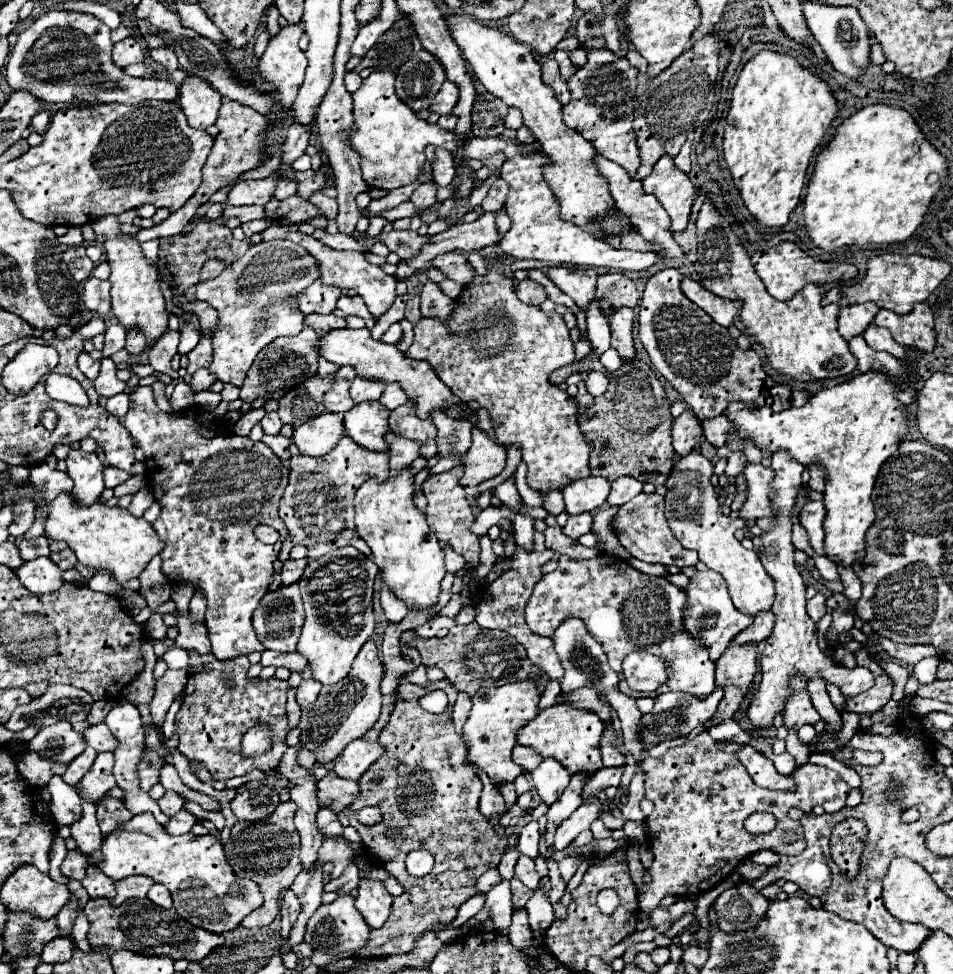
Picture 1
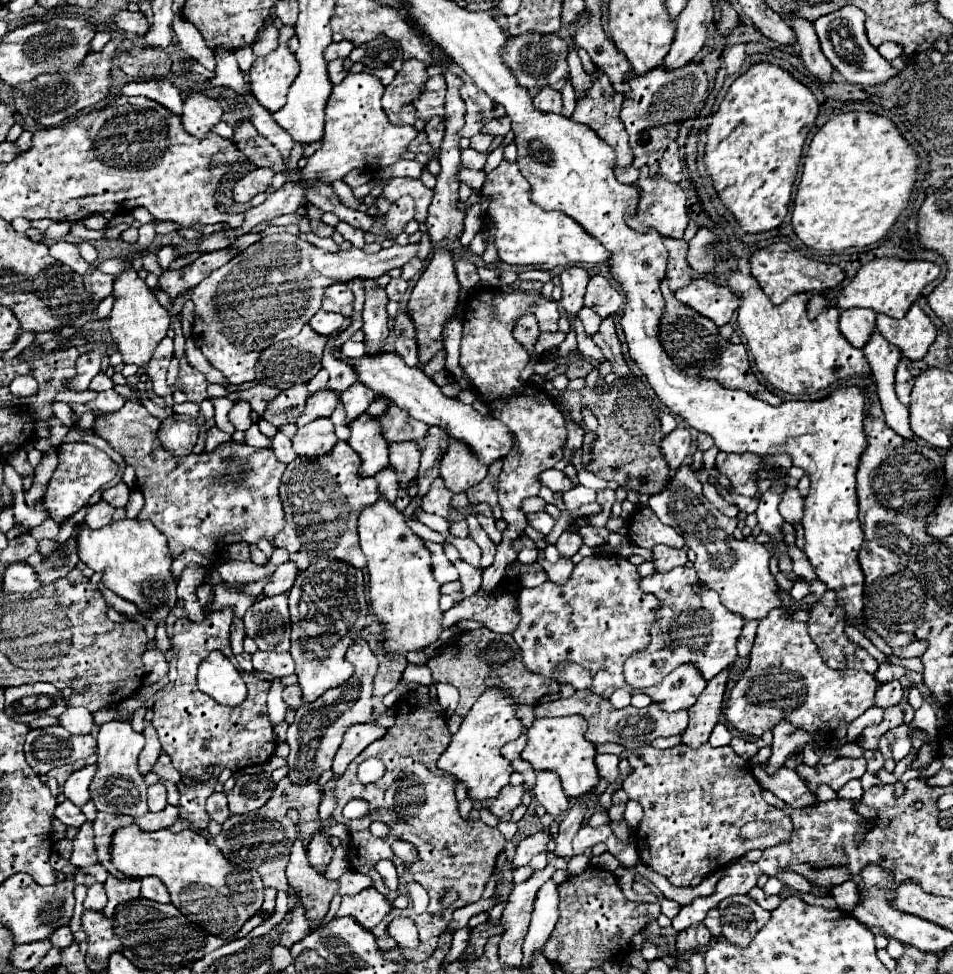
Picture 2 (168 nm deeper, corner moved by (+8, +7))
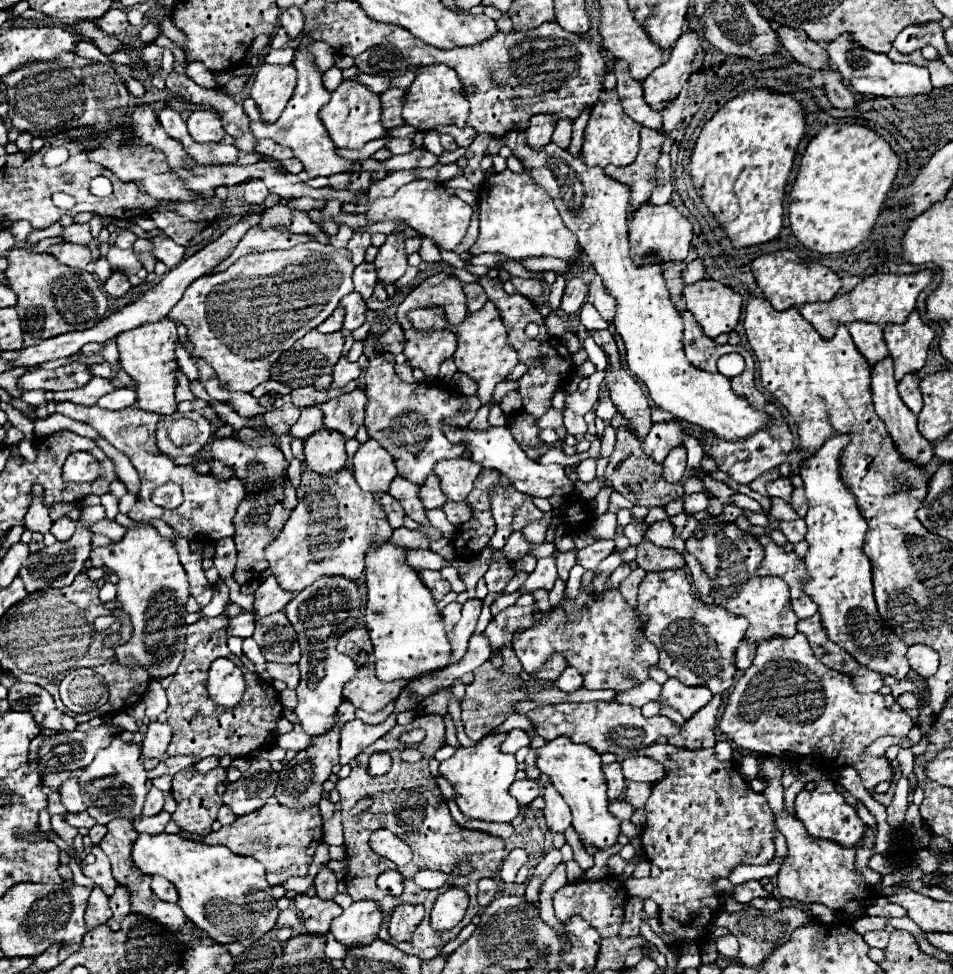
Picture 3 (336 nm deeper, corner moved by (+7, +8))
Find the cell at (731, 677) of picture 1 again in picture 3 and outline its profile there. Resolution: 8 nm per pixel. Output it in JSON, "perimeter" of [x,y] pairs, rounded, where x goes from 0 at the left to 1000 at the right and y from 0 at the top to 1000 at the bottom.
{"perimeter":[[[757,713],[748,715],[742,725],[729,731],[715,747],[712,754],[702,758],[702,764],[731,770],[731,768],[748,768],[750,766],[750,745],[752,731],[757,725]]]}

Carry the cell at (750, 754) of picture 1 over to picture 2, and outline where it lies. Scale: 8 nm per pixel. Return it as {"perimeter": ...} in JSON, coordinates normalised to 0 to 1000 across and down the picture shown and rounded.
{"perimeter":[[[789,785],[789,794],[800,808],[810,812],[814,818],[818,818],[825,826],[833,831],[858,826],[854,812],[850,812],[846,804],[837,798],[837,794],[827,787],[821,787],[814,796],[804,796],[802,785],[793,785],[793,787]]]}

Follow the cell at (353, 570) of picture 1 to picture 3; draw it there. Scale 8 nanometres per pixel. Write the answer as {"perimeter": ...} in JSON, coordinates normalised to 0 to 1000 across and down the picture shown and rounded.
{"perimeter":[[[335,591],[328,602],[312,610],[299,622],[299,630],[312,649],[316,665],[316,698],[312,702],[314,723],[310,727],[310,733],[314,735],[316,745],[324,756],[339,754],[349,747],[354,725],[360,719],[358,708],[362,700],[366,700],[377,690],[377,684],[368,674],[354,669],[354,657],[364,649],[364,645],[370,645],[379,637],[379,622],[381,616],[377,602],[360,591]]]}

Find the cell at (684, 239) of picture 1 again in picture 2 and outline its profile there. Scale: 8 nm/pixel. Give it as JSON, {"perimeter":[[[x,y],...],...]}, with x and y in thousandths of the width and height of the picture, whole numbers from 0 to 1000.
{"perimeter":[[[697,245],[697,252],[701,256],[701,278],[699,278],[699,286],[703,293],[703,299],[711,299],[718,293],[722,293],[726,289],[726,276],[720,270],[720,258],[722,258],[722,249],[716,247],[703,247]]]}

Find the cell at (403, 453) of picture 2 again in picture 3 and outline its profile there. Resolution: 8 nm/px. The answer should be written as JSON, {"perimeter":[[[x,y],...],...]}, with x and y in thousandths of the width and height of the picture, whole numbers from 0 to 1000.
{"perimeter":[[[414,489],[414,493],[410,495],[410,501],[408,501],[408,507],[414,511],[414,513],[419,513],[419,517],[425,522],[425,528],[427,530],[431,530],[435,536],[440,536],[440,538],[450,538],[450,534],[446,532],[446,522],[444,522],[444,517],[442,517],[442,513],[440,513],[440,497],[433,497],[433,495],[429,495],[427,491],[423,491],[423,489]]]}

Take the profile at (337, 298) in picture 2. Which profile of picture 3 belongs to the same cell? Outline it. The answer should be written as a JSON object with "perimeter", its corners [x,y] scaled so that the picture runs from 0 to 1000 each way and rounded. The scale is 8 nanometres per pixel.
{"perimeter":[[[368,300],[360,306],[360,310],[356,310],[360,316],[362,316],[362,331],[360,331],[360,337],[370,341],[373,337],[377,337],[381,331],[383,331],[383,320],[385,320],[385,314],[381,310],[381,306],[377,304],[377,300]]]}

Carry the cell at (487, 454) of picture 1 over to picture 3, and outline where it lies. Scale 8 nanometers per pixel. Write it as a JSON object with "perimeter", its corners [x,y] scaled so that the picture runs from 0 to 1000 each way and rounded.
{"perimeter":[[[486,468],[477,472],[461,472],[461,476],[456,478],[456,487],[463,491],[463,503],[475,515],[490,513],[503,485],[505,478]]]}

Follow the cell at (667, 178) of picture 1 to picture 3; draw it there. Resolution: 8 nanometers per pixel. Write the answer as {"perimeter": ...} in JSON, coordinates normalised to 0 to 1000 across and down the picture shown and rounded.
{"perimeter":[[[677,207],[660,224],[660,248],[662,248],[662,263],[666,269],[673,269],[673,263],[677,263],[679,259],[692,261],[689,265],[694,269],[719,267],[725,246],[727,246],[725,228],[719,222],[715,222],[715,218],[710,218],[706,207],[694,211],[685,211]]]}

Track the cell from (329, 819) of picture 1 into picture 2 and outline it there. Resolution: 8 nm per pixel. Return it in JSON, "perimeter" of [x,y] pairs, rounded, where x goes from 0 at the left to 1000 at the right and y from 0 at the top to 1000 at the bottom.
{"perimeter":[[[334,853],[323,870],[323,884],[325,888],[334,894],[340,896],[342,890],[346,888],[346,882],[350,878],[350,870],[346,868],[346,859],[342,859],[338,853]]]}

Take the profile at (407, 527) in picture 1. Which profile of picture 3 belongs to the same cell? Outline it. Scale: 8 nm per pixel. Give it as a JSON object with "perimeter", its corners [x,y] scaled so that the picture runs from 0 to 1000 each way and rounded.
{"perimeter":[[[404,554],[400,559],[389,559],[383,571],[385,583],[383,583],[383,600],[385,600],[385,622],[383,622],[383,643],[387,647],[389,659],[391,659],[391,674],[393,674],[393,692],[402,700],[410,700],[417,696],[433,698],[435,694],[461,688],[471,682],[471,669],[473,661],[469,655],[469,649],[465,647],[467,639],[459,624],[456,614],[452,612],[452,606],[440,595],[440,587],[427,579],[427,563],[412,559],[410,554]]]}

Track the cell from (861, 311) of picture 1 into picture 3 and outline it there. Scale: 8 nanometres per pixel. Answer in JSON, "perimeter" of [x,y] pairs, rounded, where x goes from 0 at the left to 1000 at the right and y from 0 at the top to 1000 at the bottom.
{"perimeter":[[[897,329],[889,337],[899,359],[912,370],[912,374],[922,372],[933,363],[931,353],[927,349],[927,337],[922,333],[910,333],[906,329]]]}

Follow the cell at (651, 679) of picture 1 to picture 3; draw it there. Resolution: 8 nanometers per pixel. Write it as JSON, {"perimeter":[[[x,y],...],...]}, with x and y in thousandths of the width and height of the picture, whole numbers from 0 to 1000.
{"perimeter":[[[719,585],[679,587],[671,600],[668,624],[681,632],[677,653],[694,669],[692,688],[721,704],[742,704],[748,713],[759,713],[769,702],[771,667],[786,641],[780,632],[767,632],[761,624],[742,620],[729,608]]]}

